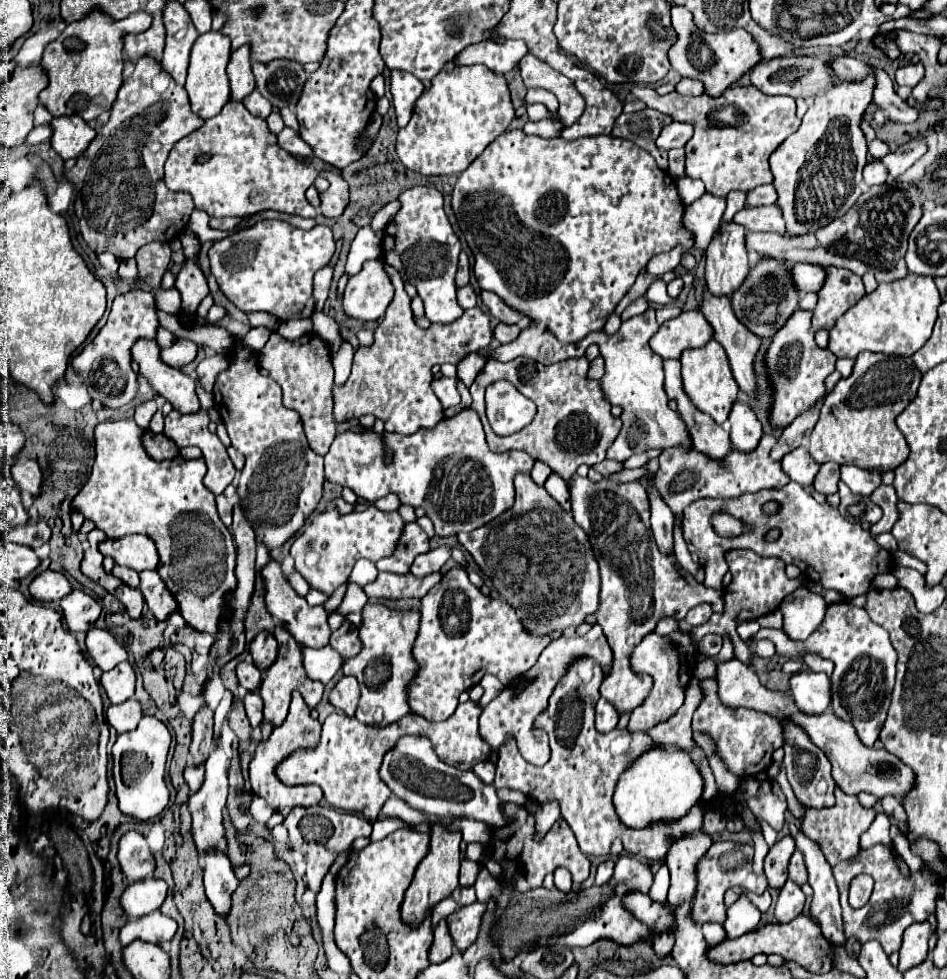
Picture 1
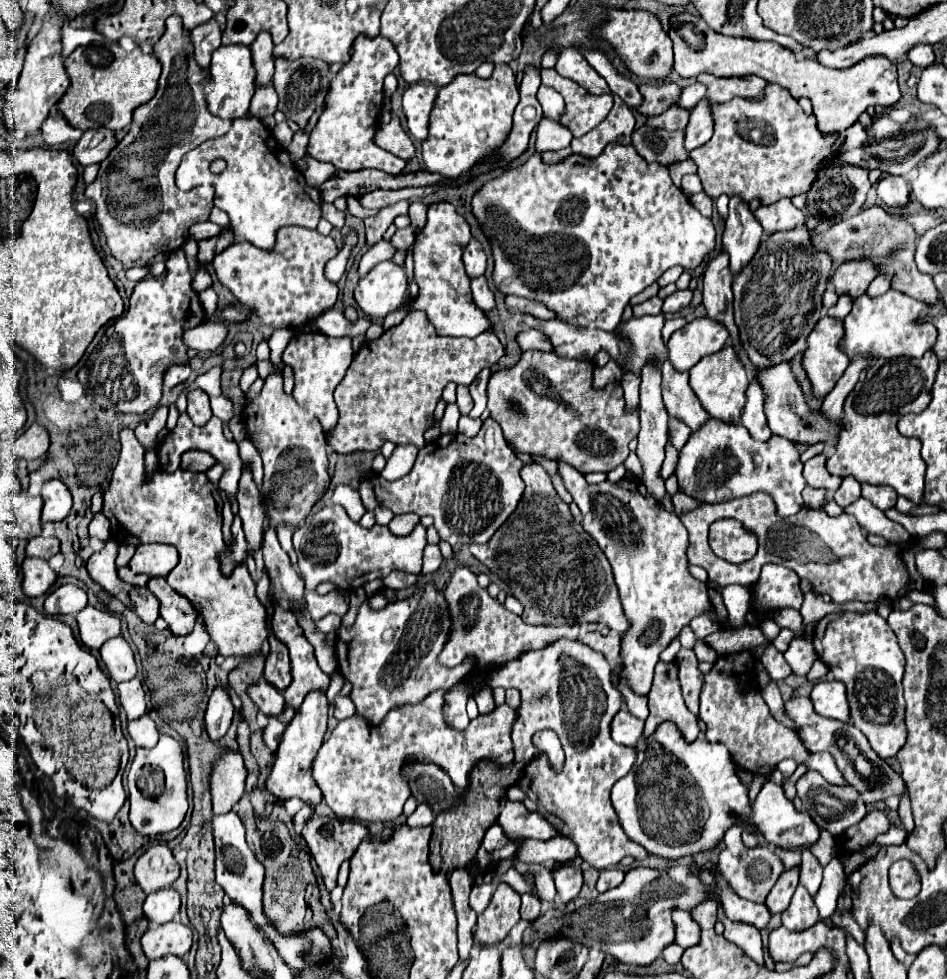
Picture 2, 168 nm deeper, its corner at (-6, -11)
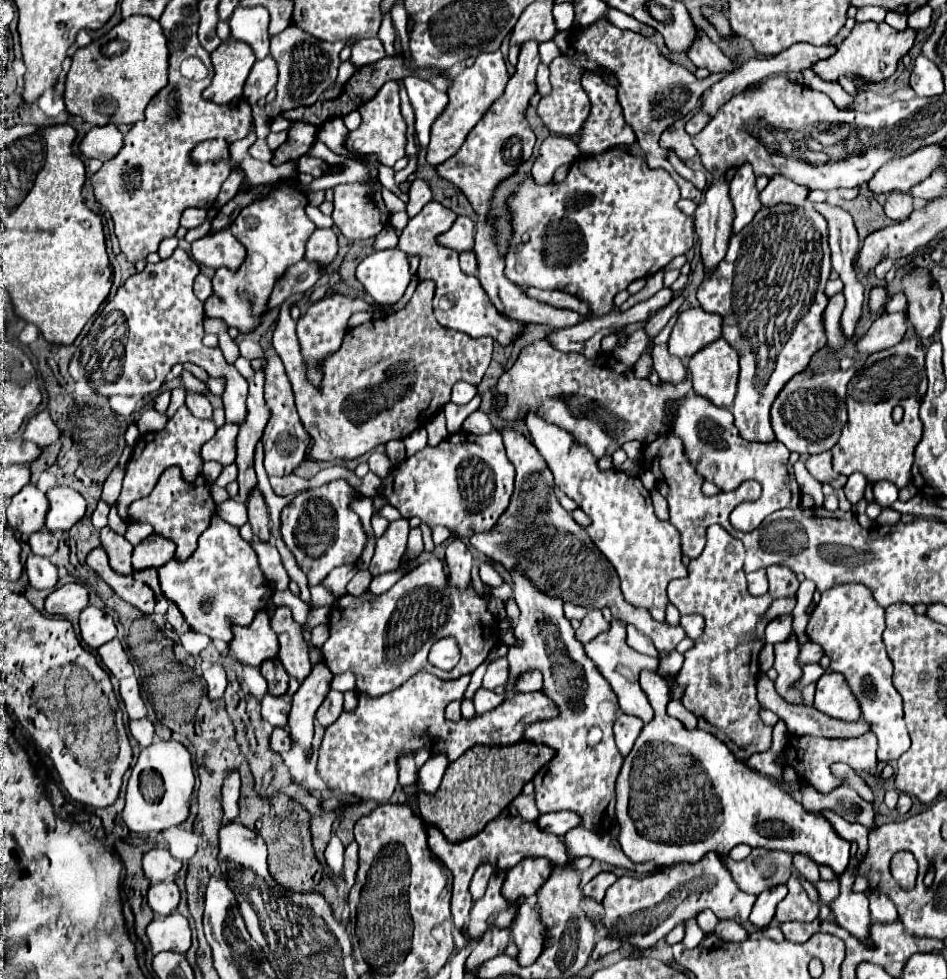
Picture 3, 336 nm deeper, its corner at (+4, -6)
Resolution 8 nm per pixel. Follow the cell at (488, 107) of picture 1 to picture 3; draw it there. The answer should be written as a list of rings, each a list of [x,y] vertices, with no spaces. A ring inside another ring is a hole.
[[[500,51],[496,53],[482,53],[476,57],[472,67],[466,67],[460,75],[456,75],[448,87],[448,105],[446,109],[436,117],[430,129],[430,145],[426,151],[426,161],[430,165],[438,165],[454,157],[462,143],[466,141],[466,135],[476,127],[476,123],[482,119],[482,115],[490,109],[490,105],[504,95],[506,83],[510,75],[506,71],[506,63]]]

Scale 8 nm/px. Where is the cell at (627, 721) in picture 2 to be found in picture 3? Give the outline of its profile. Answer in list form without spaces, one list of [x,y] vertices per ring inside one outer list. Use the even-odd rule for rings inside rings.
[[[620,713],[616,717],[616,723],[614,723],[614,737],[616,737],[616,745],[620,749],[620,753],[626,757],[642,729],[642,721],[640,719],[634,719],[632,715],[624,715]]]

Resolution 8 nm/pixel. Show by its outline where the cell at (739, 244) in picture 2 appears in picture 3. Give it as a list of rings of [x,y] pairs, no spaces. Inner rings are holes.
[[[750,167],[738,169],[730,181],[730,201],[734,207],[732,233],[740,233],[754,219],[754,215],[762,209],[762,205],[758,203],[758,191],[754,183],[756,179]]]

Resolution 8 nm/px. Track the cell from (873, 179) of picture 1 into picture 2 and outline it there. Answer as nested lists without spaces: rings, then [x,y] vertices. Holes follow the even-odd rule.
[[[884,176],[876,184],[876,192],[880,200],[890,208],[904,208],[910,202],[908,182],[902,176]]]

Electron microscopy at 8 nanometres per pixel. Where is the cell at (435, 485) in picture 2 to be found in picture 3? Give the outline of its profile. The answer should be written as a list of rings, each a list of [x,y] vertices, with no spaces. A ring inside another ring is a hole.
[[[496,429],[486,435],[470,435],[466,431],[448,435],[436,447],[428,445],[422,451],[414,453],[412,457],[394,465],[394,469],[390,471],[388,477],[390,477],[392,493],[384,487],[384,479],[382,479],[382,487],[380,487],[388,505],[394,505],[400,511],[400,515],[406,519],[416,515],[428,527],[442,525],[442,527],[450,529],[450,533],[454,537],[460,537],[460,539],[466,539],[474,533],[490,531],[494,527],[494,523],[498,521],[498,517],[508,507],[508,501],[510,501],[510,495],[514,489],[514,467],[506,459],[502,435]]]

